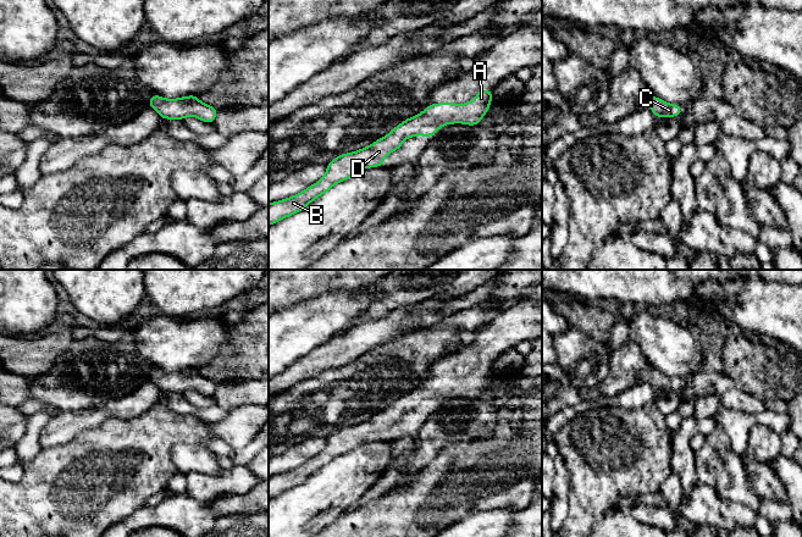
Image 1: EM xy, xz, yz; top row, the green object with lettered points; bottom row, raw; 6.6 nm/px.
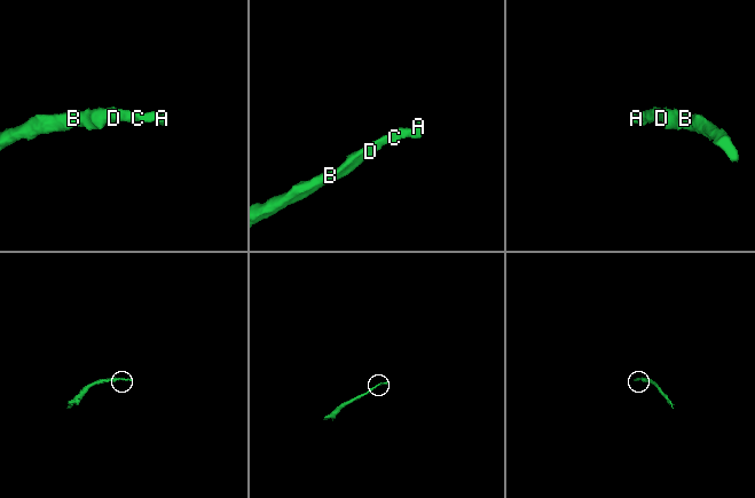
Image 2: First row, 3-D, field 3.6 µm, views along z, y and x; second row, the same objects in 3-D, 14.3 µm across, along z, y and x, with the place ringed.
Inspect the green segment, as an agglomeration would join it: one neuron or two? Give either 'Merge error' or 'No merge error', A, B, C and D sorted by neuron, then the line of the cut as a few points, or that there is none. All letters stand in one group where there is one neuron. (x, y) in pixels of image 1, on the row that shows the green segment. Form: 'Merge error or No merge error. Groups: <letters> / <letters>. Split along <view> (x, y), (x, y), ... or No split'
No merge error. Groups: A B C D. No split

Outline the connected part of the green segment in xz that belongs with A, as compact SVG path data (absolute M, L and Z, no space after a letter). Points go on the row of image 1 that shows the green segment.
M480 89L476 96L466 104L430 104L421 114L404 120L371 145L341 154L327 164L326 173L320 181L293 196L269 204L269 226L306 209L311 201L333 186L353 177L363 168L383 166L385 157L400 149L406 138L419 134L422 134L425 139L428 135L433 137L444 124L477 126L488 111L492 96L492 90Z

